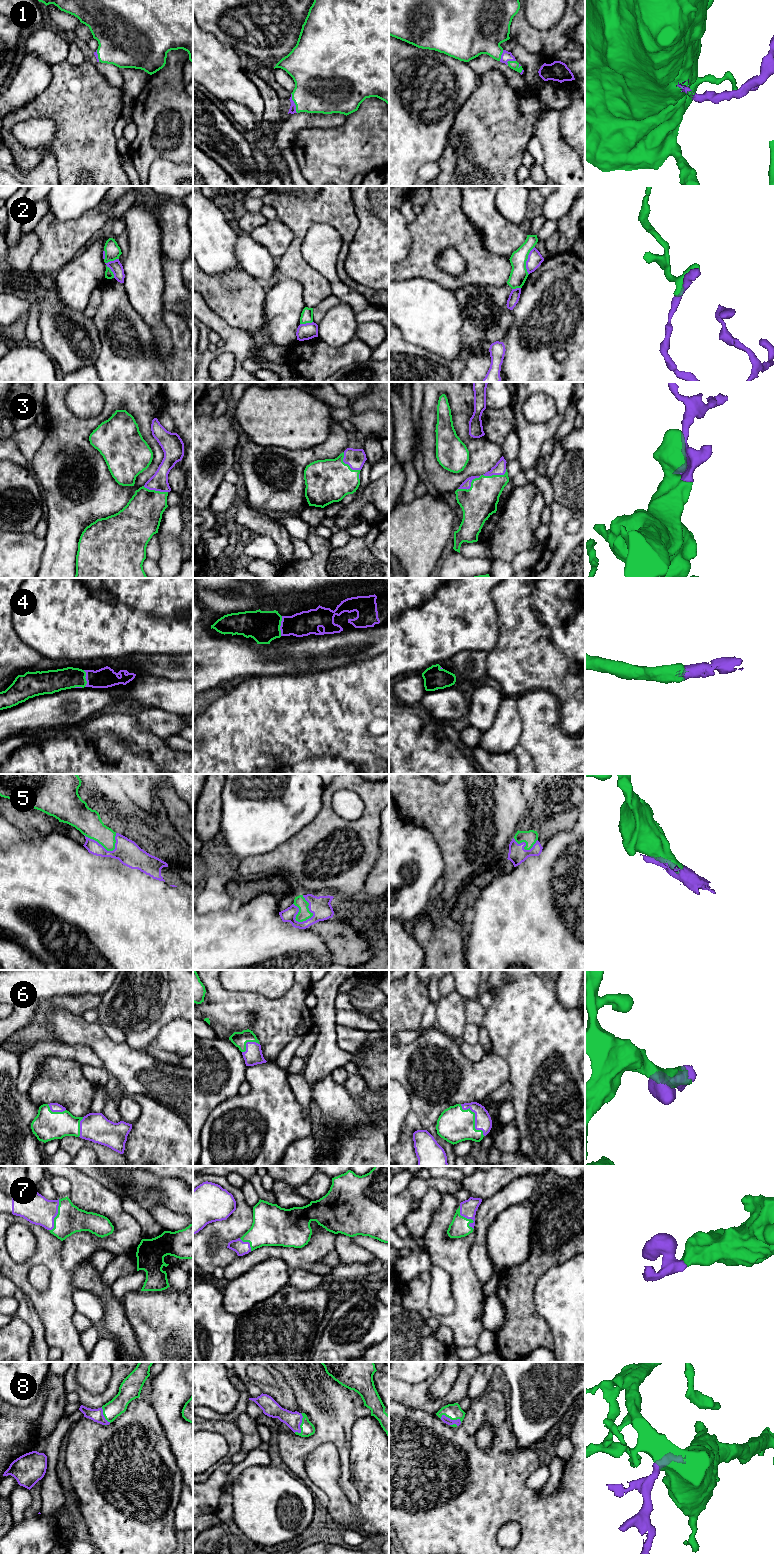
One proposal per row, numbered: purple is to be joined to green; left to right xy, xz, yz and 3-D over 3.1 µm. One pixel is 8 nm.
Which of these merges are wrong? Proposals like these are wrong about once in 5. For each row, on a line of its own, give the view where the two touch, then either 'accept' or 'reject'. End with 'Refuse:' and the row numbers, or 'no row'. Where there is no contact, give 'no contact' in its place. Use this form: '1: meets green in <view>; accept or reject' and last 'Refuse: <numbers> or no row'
1: meets green in xz; accept
2: meets green in xy; reject
3: meets green in yz; accept
4: meets green in xz; accept
5: meets green in xz; accept
6: meets green in yz; accept
7: meets green in xy; accept
8: meets green in xz; accept
Refuse: 2

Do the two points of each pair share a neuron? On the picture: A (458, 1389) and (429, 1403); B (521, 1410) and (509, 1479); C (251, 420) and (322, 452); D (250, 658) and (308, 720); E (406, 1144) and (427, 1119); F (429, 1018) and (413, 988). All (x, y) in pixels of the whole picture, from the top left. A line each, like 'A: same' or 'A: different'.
A: same
B: different
C: different
D: different
E: same
F: different

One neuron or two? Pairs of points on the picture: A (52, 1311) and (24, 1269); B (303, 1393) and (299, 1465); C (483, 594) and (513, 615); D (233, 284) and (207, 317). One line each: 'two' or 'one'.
A: one
B: one
C: two
D: two

